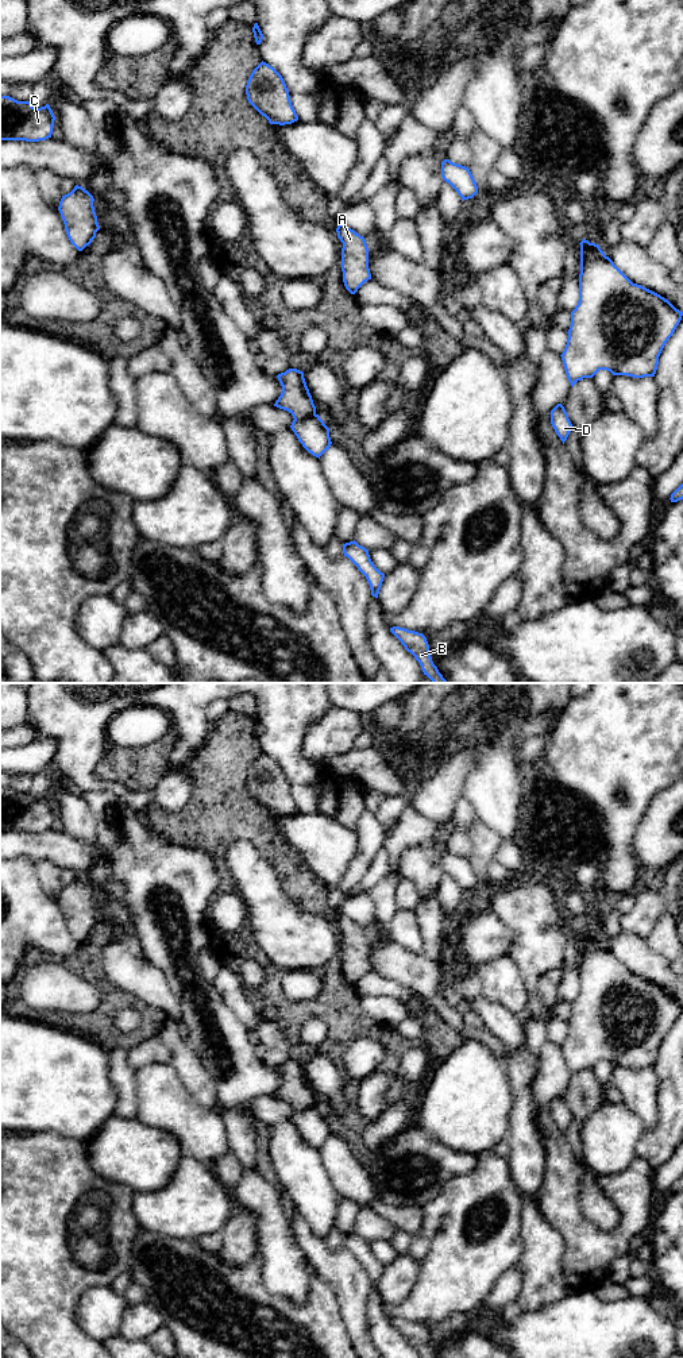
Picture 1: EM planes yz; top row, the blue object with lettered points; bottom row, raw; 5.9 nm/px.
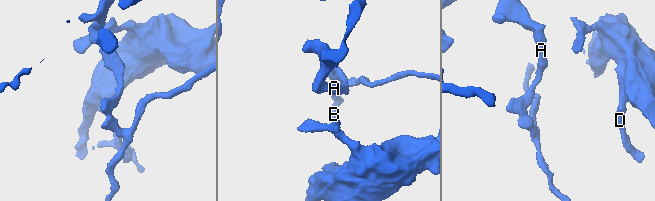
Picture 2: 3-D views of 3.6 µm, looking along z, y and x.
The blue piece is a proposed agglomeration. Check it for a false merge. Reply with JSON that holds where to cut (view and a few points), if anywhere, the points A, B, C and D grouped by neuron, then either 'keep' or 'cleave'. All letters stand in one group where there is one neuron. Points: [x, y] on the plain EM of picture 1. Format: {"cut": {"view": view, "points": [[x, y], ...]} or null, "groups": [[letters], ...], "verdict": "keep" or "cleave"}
{"cut": {"view": "yz", "points": [[315, 1103], [294, 1111]]}, "groups": [["A", "C"], ["B", "D"]], "verdict": "cleave"}

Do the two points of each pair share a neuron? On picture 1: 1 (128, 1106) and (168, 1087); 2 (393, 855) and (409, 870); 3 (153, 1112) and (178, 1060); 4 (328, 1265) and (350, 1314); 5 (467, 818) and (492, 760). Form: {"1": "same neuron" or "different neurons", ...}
{"1": "different neurons", "2": "different neurons", "3": "different neurons", "4": "same neuron", "5": "different neurons"}

